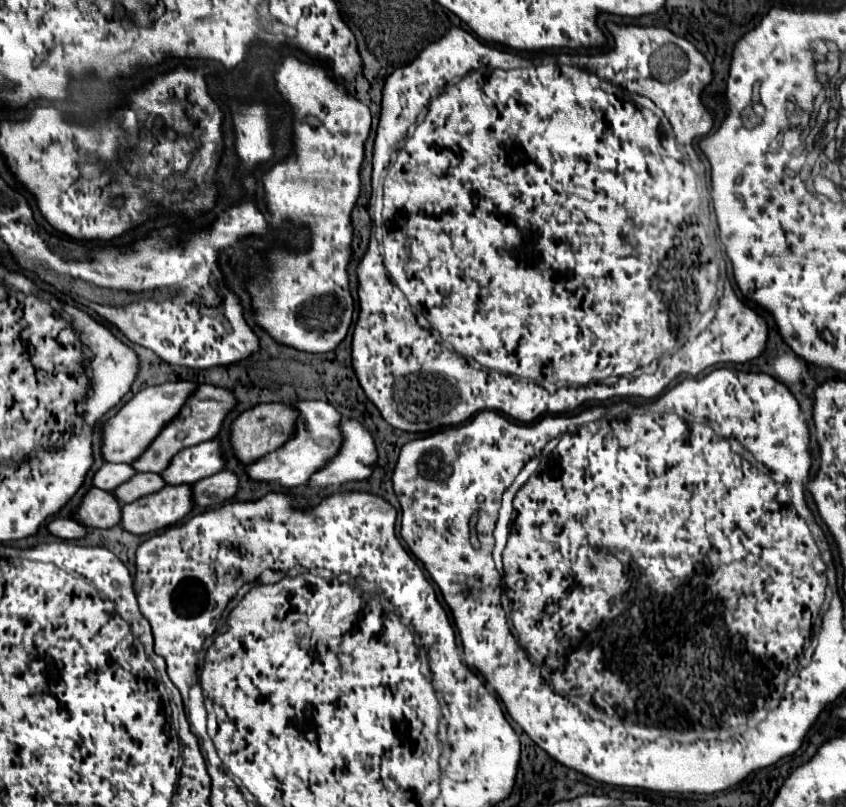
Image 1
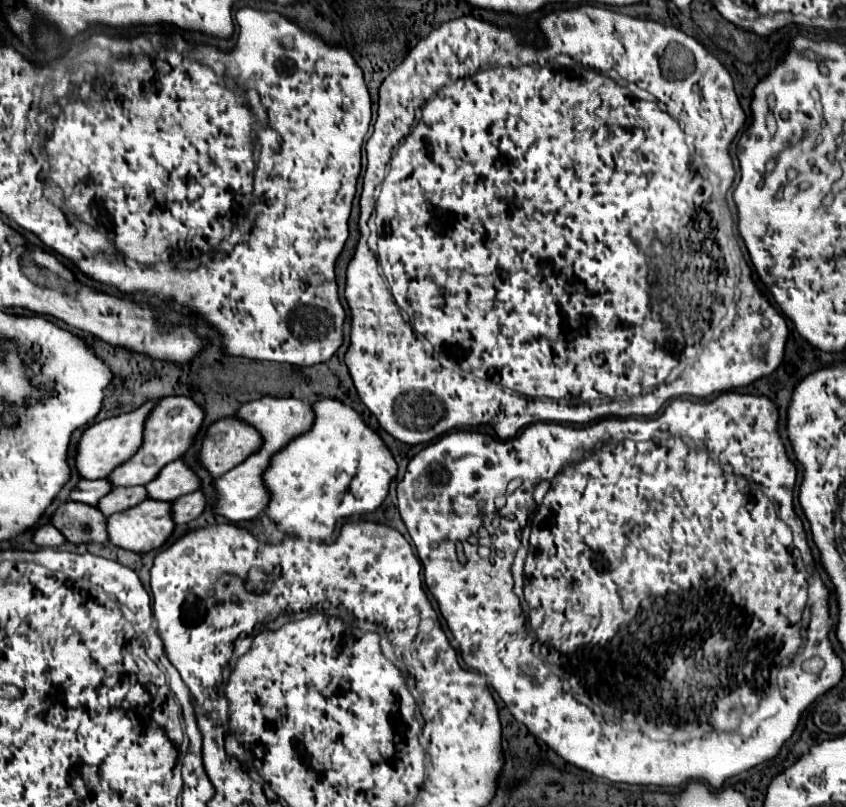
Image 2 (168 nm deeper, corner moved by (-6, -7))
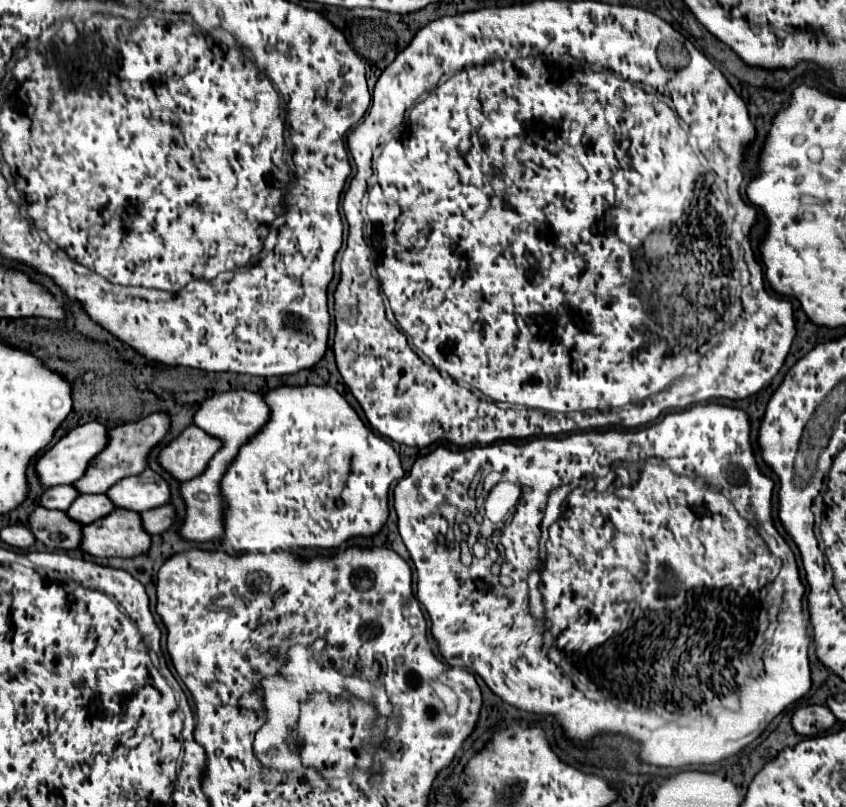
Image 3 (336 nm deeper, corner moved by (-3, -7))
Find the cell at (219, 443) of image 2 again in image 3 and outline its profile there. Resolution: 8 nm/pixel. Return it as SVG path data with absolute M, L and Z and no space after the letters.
M197 425L187 427L175 441L159 453L159 463L179 481L189 481L209 465L209 459L221 449L221 441L201 431Z

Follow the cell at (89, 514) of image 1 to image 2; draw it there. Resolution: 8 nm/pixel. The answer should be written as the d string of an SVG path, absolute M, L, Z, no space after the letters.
M66 501L52 515L50 523L64 535L70 543L106 543L108 533L104 531L104 515L98 507L88 507L84 503Z

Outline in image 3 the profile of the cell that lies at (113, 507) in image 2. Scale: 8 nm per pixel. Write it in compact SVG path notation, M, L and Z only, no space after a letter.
M101 493L101 495L79 495L67 509L67 515L71 519L77 519L81 525L87 525L109 515L111 511L115 511L113 501L107 499L105 493Z

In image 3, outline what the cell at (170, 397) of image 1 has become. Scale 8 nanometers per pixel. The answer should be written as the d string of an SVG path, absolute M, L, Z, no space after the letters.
M93 421L93 423L85 423L79 425L75 429L71 429L55 447L47 449L35 463L35 469L39 473L39 479L45 487L55 487L55 485L71 485L77 479L81 479L81 475L85 475L85 467L89 467L89 459L95 459L95 455L99 455L105 449L105 443L109 443L107 437L107 427Z

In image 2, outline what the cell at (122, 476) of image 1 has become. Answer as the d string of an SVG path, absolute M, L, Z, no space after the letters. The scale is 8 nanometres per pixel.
M82 479L82 481L78 481L76 489L70 493L70 499L86 503L86 505L96 505L98 499L102 499L102 495L108 493L110 489L112 489L112 485L106 479L100 479L100 481Z

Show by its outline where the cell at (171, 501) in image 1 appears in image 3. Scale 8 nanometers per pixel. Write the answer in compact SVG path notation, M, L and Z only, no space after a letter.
M115 509L107 517L93 521L83 527L83 543L81 549L95 557L137 557L145 555L151 547L151 535L141 527L141 513Z

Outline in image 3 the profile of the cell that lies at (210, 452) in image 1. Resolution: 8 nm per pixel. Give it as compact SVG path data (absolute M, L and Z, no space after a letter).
M145 469L141 475L133 475L115 483L107 491L107 497L113 499L115 507L143 513L147 509L165 505L171 499L171 489L159 473L155 473L153 469Z

